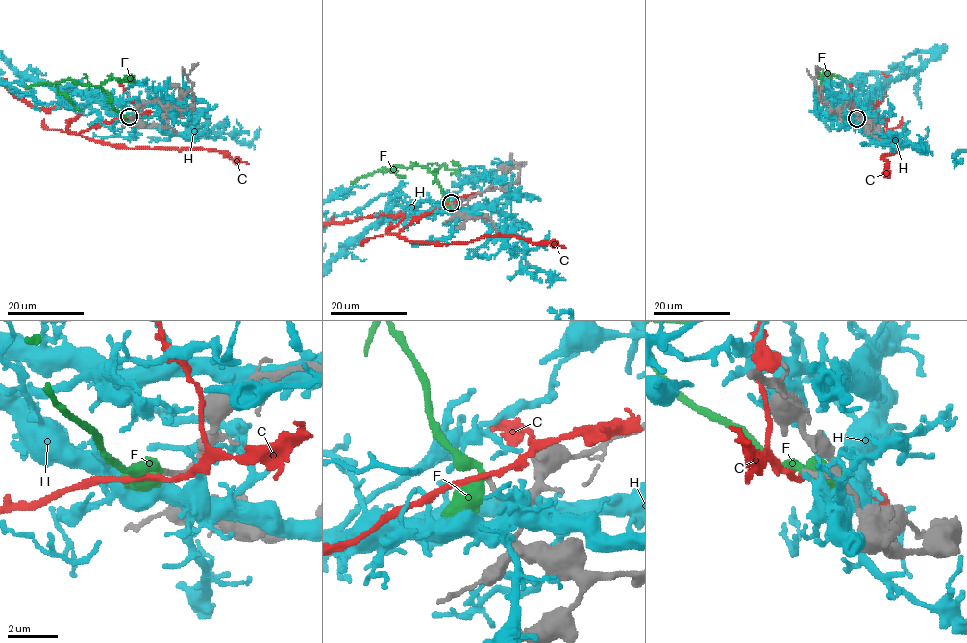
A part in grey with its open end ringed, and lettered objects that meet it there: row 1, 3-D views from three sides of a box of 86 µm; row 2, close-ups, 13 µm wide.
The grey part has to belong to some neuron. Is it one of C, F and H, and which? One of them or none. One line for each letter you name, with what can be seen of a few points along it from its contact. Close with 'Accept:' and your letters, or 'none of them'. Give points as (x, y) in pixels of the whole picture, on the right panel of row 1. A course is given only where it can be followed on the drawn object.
F: Its course: (856, 118), (834, 103), (823, 82), (827, 72), (833, 85), (830, 94), (834, 101), (832, 105)
Accept: F

